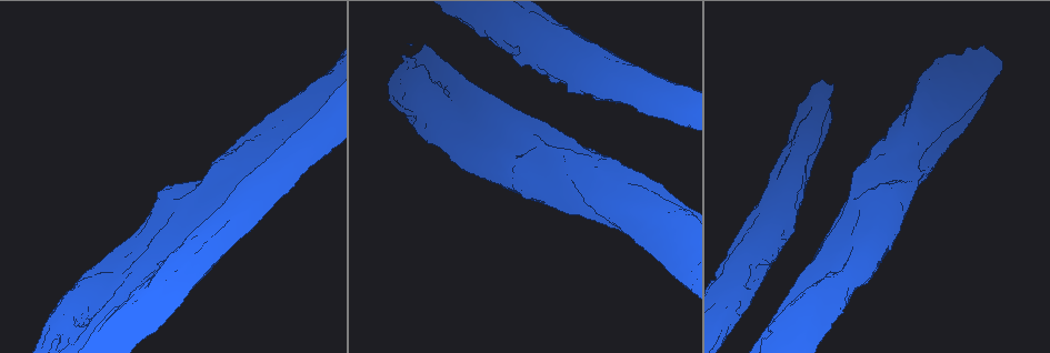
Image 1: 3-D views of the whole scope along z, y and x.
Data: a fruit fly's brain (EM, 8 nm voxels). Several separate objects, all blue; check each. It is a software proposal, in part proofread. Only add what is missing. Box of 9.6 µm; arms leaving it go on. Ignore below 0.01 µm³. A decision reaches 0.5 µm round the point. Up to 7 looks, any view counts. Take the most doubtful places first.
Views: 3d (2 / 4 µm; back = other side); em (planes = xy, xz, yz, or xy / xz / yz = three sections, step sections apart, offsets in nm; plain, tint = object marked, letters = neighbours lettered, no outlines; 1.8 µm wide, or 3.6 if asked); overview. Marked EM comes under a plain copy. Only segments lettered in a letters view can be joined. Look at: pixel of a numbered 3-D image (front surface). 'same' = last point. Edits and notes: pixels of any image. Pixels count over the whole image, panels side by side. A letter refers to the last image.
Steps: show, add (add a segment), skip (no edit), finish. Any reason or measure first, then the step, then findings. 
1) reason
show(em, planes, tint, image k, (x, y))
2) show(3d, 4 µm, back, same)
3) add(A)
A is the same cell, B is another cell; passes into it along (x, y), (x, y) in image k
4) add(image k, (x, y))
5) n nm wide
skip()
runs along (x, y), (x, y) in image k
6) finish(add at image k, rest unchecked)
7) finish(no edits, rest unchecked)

stops while still wide
show(em, planes, letters, image 1, (572, 140))

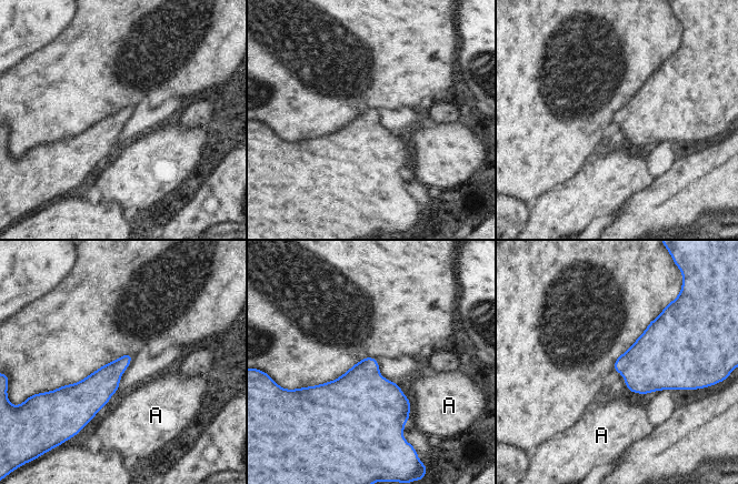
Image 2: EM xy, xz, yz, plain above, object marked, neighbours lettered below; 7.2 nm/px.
skip()
A is another cell; border along (410, 400), (409, 419) in image 2; no lettered segment goes on from it

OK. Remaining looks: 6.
calibre changes
show(em, 3.6 µm, planes, tint, image 1, (905, 181))

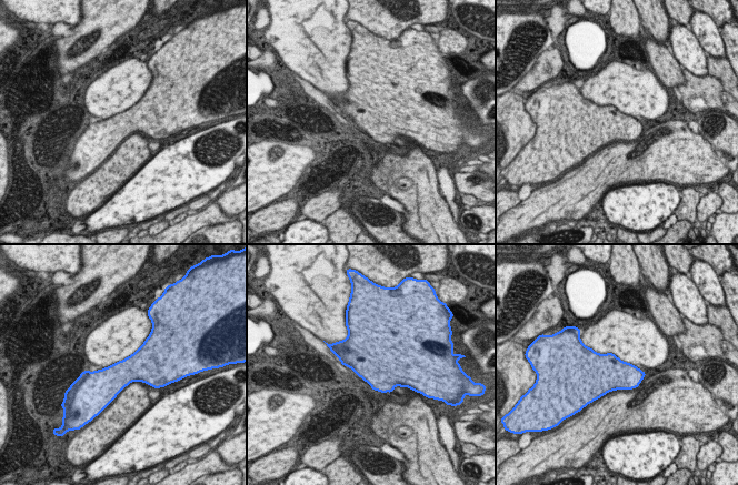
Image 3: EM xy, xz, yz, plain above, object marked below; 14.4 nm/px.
show(em, 3.6 µm, planes, letters, same)

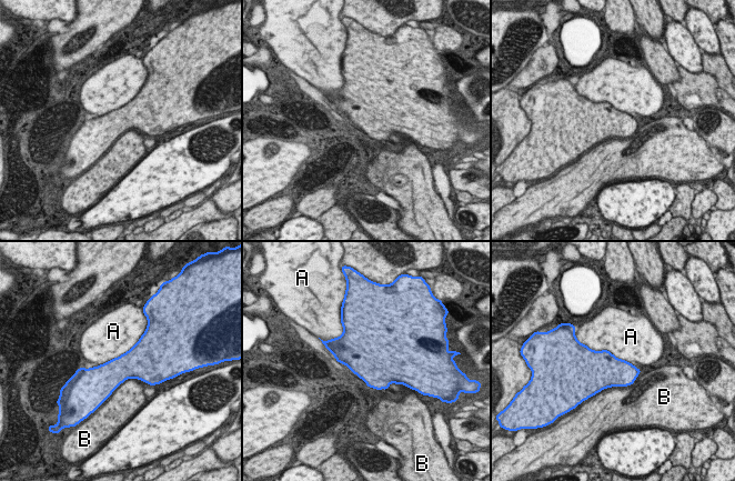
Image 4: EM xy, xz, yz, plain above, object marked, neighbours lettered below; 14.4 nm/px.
skip()
A and B are other cells; border along (584, 343), (630, 362) in image 4; no lettered segment goes on from it

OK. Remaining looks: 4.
branch stops here
show(3d, 4 µm, image 1, (493, 96))

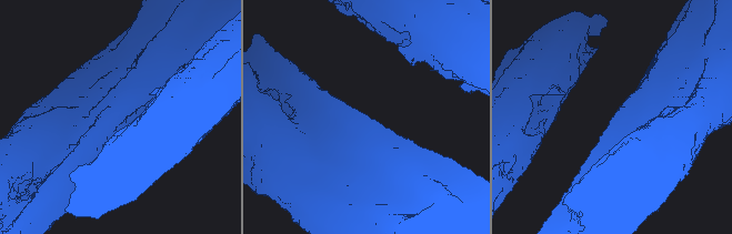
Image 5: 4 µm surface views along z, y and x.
need the tissue
show(em, 3.6 µm, planes, letters, image 5, (619, 127))

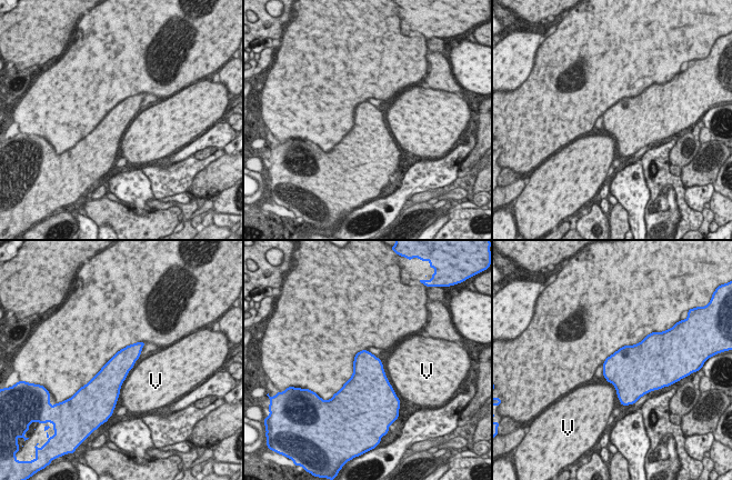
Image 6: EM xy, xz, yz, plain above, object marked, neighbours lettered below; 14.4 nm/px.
V touches over 260 nm
skip()
V is another cell; border along (607, 380), (614, 387), (617, 394) in image 6; none of them fits

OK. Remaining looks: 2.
finish(no edits, rest unchecked)

